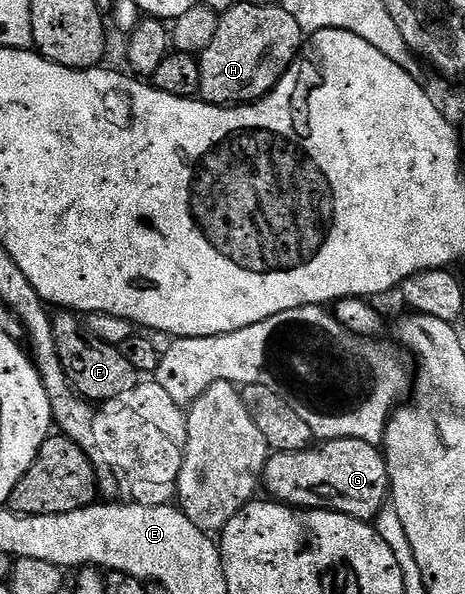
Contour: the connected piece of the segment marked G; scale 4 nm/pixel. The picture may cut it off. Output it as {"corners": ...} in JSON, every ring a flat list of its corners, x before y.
{"corners":[[343,437,337,441,324,441,319,447,294,451,293,453,273,452,264,468,263,488,268,488,267,496,285,505,298,509,332,509,345,513,359,521,375,522,376,516,390,501,388,461,377,446,362,439]]}

